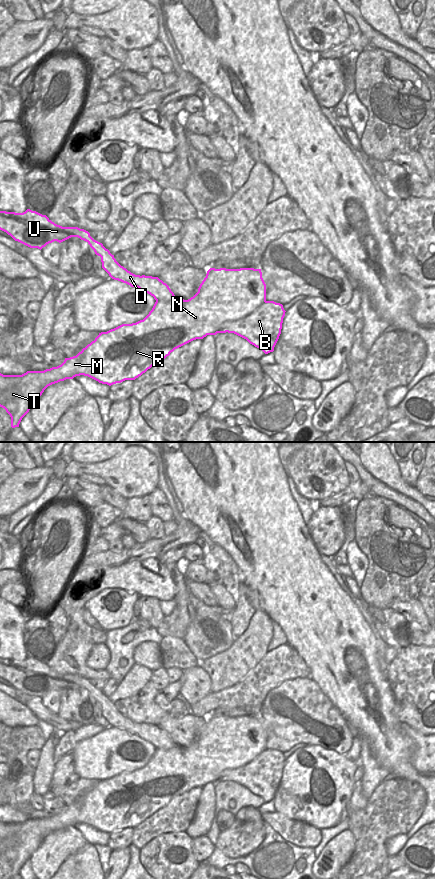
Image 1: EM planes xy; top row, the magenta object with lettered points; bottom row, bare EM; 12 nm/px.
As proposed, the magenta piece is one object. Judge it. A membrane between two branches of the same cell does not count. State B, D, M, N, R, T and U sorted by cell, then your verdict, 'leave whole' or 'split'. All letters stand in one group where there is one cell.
groups B D U / M N R T; split

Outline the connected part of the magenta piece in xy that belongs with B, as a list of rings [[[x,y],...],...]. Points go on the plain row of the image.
[[[265,749],[250,763],[222,771],[218,781],[234,781],[268,802],[279,787],[285,760],[282,752]]]

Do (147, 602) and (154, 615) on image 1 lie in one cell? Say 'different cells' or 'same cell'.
same cell

